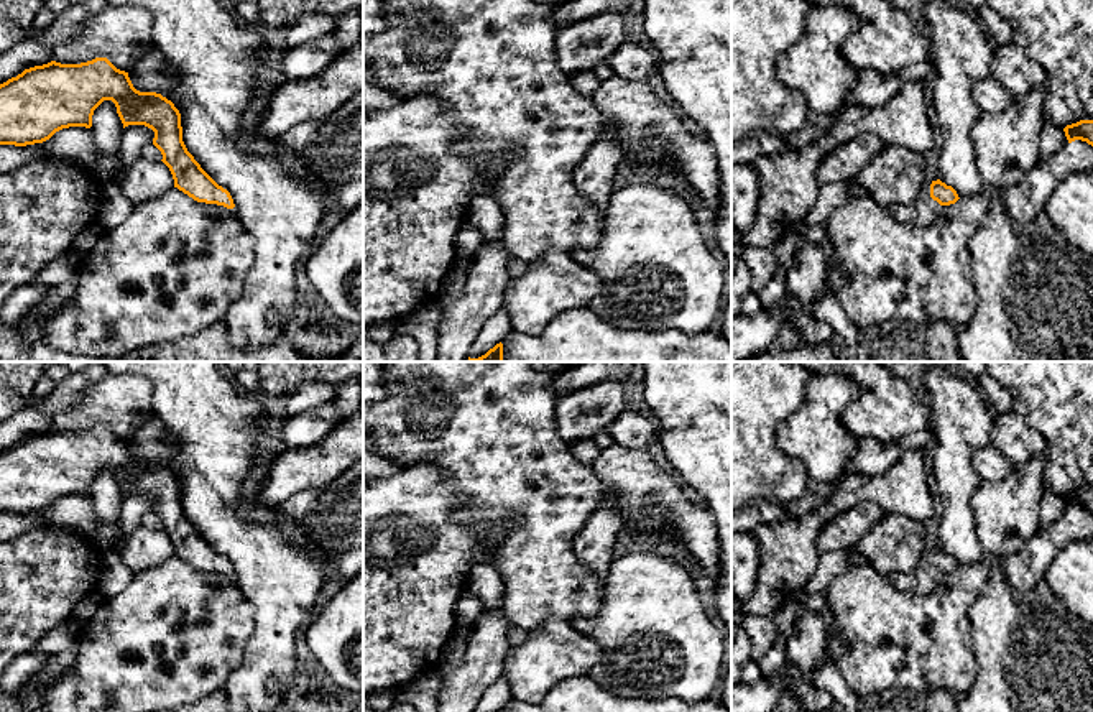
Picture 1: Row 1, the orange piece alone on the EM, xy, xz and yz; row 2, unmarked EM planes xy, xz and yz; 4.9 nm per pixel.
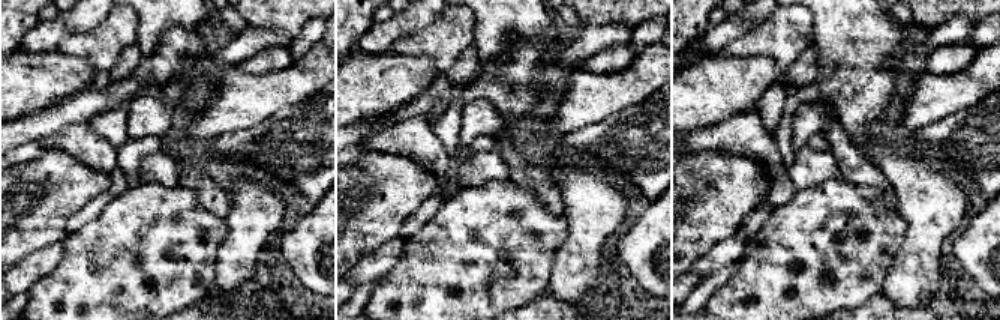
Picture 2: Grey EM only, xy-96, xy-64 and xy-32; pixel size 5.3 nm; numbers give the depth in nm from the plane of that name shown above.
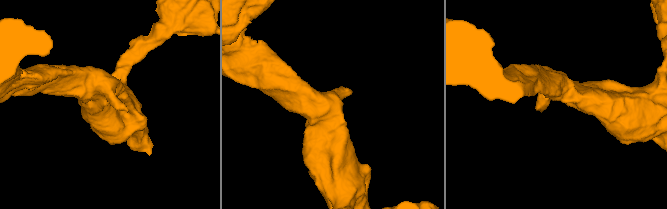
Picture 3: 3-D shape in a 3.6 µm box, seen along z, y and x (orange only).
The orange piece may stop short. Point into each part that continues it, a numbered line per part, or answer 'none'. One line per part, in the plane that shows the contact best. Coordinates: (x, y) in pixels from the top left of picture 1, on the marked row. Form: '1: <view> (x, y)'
1: yz (922, 211)

